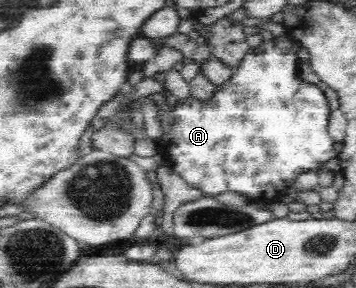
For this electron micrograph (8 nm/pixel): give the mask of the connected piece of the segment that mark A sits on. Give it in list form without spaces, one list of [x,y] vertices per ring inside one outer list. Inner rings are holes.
[[[286,34],[280,37],[273,36],[271,40],[264,40],[258,47],[249,49],[242,61],[242,65],[235,69],[234,75],[226,83],[217,86],[208,99],[202,100],[190,95],[186,99],[170,99],[157,109],[157,121],[160,122],[160,128],[162,129],[160,138],[156,141],[158,151],[165,154],[168,159],[168,165],[182,179],[185,179],[192,187],[200,189],[204,196],[214,198],[218,197],[218,195],[224,195],[224,193],[238,193],[238,195],[247,197],[249,201],[262,196],[273,199],[276,194],[282,192],[285,188],[293,187],[298,175],[310,170],[318,171],[326,161],[336,157],[337,152],[333,146],[335,141],[328,134],[330,108],[326,96],[318,86],[304,82],[298,77],[297,46],[296,42]]]

